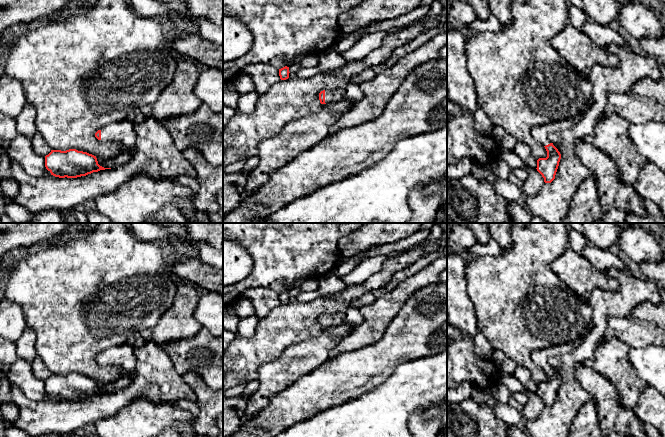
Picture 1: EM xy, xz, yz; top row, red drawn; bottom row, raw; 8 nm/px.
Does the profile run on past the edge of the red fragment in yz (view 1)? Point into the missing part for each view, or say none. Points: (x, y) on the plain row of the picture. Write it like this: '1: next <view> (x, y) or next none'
1: next yz (541, 357)

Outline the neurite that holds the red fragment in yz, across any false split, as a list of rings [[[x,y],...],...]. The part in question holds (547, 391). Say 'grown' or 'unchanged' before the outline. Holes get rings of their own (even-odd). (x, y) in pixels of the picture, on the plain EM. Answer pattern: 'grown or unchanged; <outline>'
grown; [[[591,323],[585,329],[580,338],[575,341],[557,344],[543,349],[537,349],[531,353],[532,361],[537,366],[541,367],[547,375],[546,382],[539,382],[537,384],[536,392],[544,402],[545,407],[551,407],[555,403],[555,399],[561,383],[560,376],[550,365],[549,360],[552,357],[559,357],[575,349],[592,328],[593,324]]]

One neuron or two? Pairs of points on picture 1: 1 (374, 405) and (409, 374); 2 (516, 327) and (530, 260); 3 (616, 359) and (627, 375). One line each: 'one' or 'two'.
1: one
2: one
3: one

